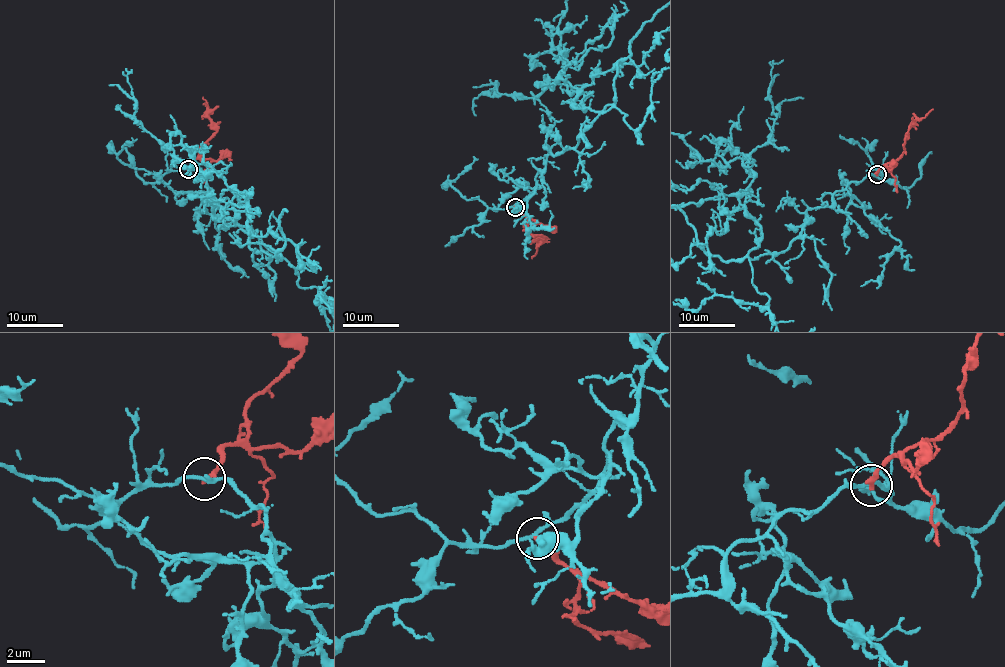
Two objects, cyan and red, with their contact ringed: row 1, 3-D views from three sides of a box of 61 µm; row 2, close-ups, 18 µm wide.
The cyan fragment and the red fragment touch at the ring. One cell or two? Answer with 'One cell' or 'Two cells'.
Two cells

